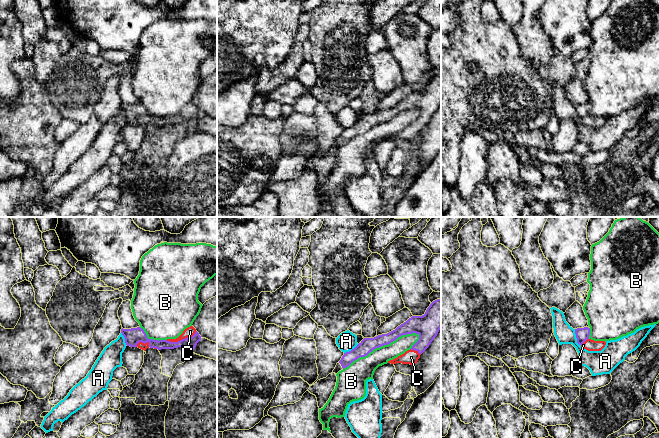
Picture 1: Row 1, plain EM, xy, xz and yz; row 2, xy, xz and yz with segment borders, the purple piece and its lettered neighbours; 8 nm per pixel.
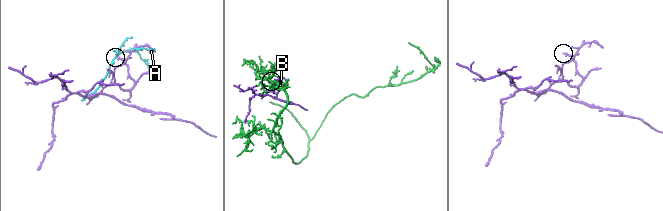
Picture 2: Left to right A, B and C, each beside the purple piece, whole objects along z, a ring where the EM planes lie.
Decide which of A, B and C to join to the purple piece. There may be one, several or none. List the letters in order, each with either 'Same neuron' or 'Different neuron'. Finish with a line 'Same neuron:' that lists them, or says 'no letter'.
A: Different neuron
B: Different neuron
C: Same neuron
Same neuron: C

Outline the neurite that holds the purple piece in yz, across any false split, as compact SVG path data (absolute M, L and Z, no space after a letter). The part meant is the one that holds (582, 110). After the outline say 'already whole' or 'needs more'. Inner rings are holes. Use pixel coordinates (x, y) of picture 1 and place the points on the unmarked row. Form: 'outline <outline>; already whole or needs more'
outline M577 104L575 105L577 119L588 127L601 127L605 121L605 117L594 117L589 114L590 104Z; needs more

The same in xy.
outline M193 102L186 104L176 115L159 117L148 115L144 106L140 103L131 105L122 104L121 109L125 114L125 119L127 122L138 123L144 127L149 123L158 126L182 123L192 129L197 119L201 116L201 112Z; needs more

